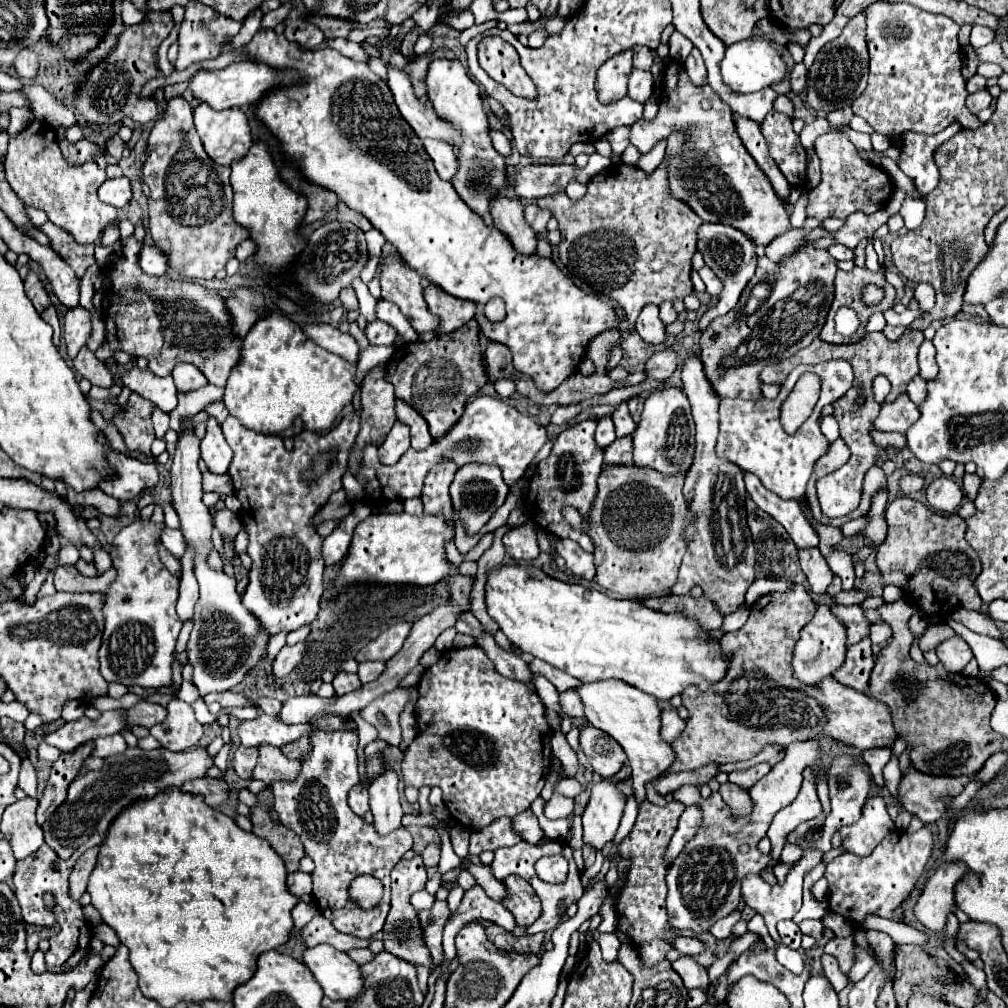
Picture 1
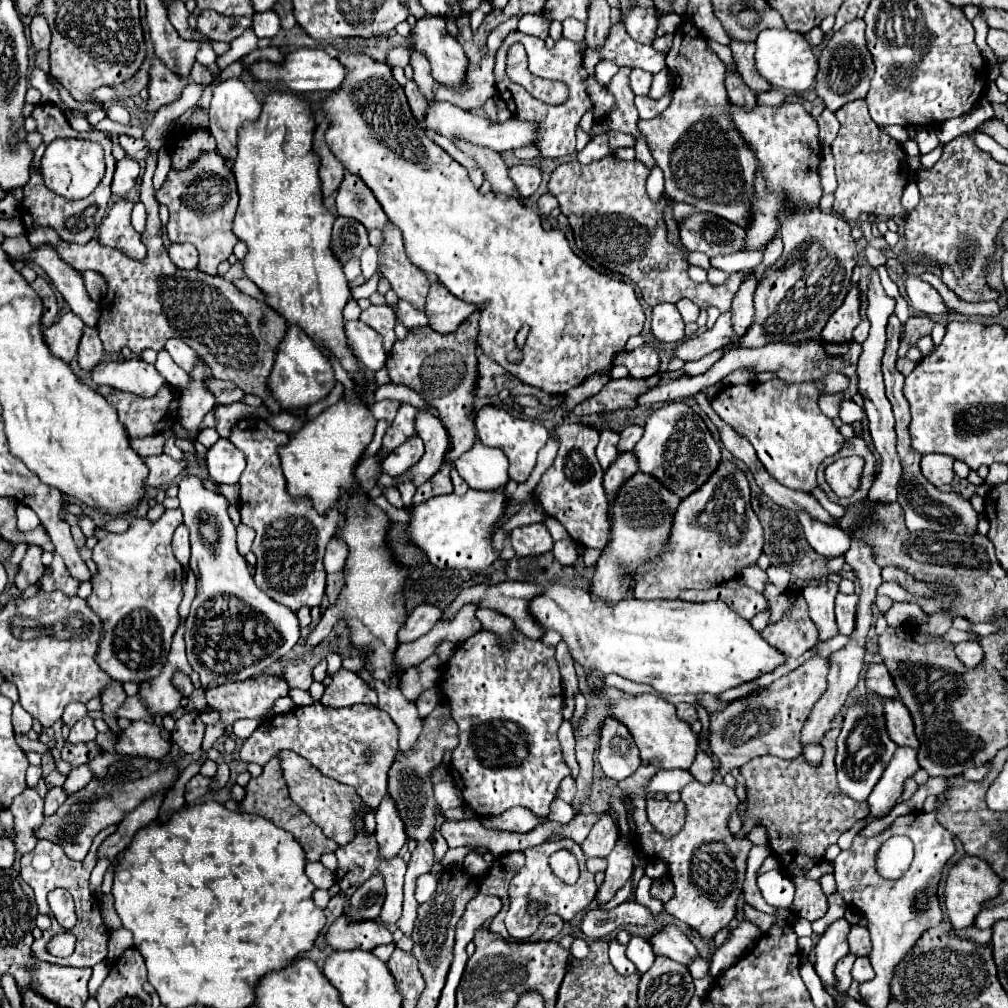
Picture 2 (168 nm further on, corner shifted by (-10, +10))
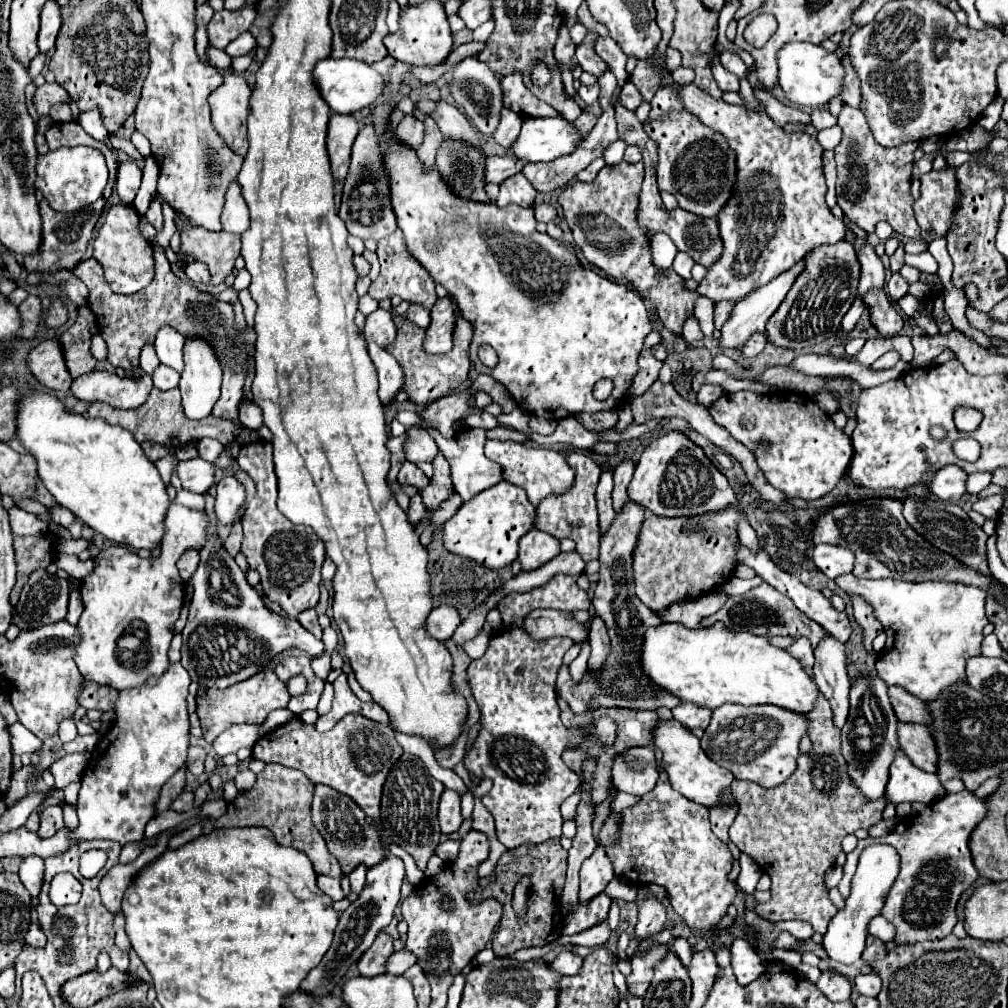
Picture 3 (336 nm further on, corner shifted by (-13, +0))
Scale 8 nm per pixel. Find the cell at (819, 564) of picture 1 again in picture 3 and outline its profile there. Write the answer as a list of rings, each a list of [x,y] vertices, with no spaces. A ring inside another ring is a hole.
[[[831,636],[823,638],[823,642],[815,650],[813,674],[821,694],[831,704],[835,726],[841,728],[849,714],[849,688],[851,688],[847,674],[845,646]]]

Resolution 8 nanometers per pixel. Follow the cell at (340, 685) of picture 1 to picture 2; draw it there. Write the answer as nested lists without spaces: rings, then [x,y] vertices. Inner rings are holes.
[[[340,668],[334,678],[332,684],[326,686],[326,692],[320,700],[324,706],[350,706],[350,704],[376,704],[378,696],[376,692],[366,684],[366,680],[362,680],[356,672],[350,672],[346,668]]]

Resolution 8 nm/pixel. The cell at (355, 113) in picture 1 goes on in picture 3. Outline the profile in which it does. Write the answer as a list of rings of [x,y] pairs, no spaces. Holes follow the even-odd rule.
[[[383,104],[371,114],[375,116],[375,132],[383,140],[387,152],[385,168],[391,178],[391,202],[397,224],[407,238],[413,258],[427,268],[435,282],[445,286],[455,298],[461,316],[471,322],[473,340],[469,356],[475,370],[479,374],[489,374],[503,384],[521,410],[545,420],[561,420],[581,412],[619,410],[639,370],[637,358],[643,342],[653,330],[641,296],[593,270],[585,270],[579,264],[573,246],[559,244],[547,234],[539,234],[535,230],[537,222],[533,218],[533,208],[499,208],[495,204],[469,202],[453,196],[437,170],[429,170],[427,174],[421,170],[415,150],[399,144],[395,138],[387,138],[387,118],[391,110],[393,106]],[[545,284],[563,284],[563,290],[545,292]],[[481,344],[491,344],[495,348],[499,356],[495,368],[483,366],[477,358],[477,348]],[[601,378],[611,378],[615,384],[611,396],[603,402],[593,398],[595,382]]]

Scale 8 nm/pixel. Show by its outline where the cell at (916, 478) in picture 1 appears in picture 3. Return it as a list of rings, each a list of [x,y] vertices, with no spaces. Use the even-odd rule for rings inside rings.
[[[949,464],[935,474],[931,492],[941,500],[957,502],[965,494],[965,482],[967,482],[967,472],[955,464]]]

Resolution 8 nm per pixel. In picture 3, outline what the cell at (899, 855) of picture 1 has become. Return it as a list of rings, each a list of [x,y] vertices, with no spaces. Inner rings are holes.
[[[957,792],[945,794],[943,798],[931,802],[921,814],[911,814],[897,822],[897,828],[881,838],[865,838],[859,840],[857,848],[847,854],[847,862],[843,866],[845,874],[839,882],[839,892],[843,898],[849,896],[851,878],[857,868],[857,860],[863,848],[873,842],[891,844],[901,856],[901,874],[895,880],[883,916],[897,928],[897,944],[921,942],[921,940],[939,940],[953,932],[957,924],[957,902],[961,894],[979,878],[979,872],[973,866],[969,838],[975,830],[977,822],[987,816],[987,800],[989,796],[975,796],[973,792]]]

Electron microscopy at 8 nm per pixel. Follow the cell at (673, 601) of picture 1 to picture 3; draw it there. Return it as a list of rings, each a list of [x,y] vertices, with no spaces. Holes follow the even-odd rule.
[[[759,584],[755,588],[751,588],[747,594],[743,596],[735,596],[729,598],[721,610],[717,610],[713,616],[703,618],[703,626],[713,626],[715,622],[723,622],[729,630],[747,630],[751,634],[757,636],[765,636],[765,638],[773,638],[773,636],[791,636],[793,642],[801,636],[809,638],[811,648],[815,650],[815,646],[827,636],[827,630],[823,630],[817,622],[809,620],[803,612],[799,612],[793,602],[789,598],[785,598],[783,594],[779,594],[777,590],[773,590],[769,584]]]

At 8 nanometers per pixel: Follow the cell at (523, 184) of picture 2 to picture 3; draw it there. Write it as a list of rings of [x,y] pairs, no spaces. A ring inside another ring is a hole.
[[[515,174],[505,182],[501,182],[501,192],[495,200],[495,204],[501,208],[509,204],[529,208],[533,206],[533,202],[535,202],[535,188],[529,184],[529,180],[523,174]]]

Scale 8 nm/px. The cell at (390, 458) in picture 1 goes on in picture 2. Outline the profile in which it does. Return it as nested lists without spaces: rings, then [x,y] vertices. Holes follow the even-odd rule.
[[[412,436],[412,440],[406,440],[404,444],[400,444],[400,448],[392,450],[382,460],[382,472],[390,474],[390,476],[398,476],[400,472],[404,472],[412,464],[416,464],[422,454],[424,454],[424,444],[422,444],[420,436]]]

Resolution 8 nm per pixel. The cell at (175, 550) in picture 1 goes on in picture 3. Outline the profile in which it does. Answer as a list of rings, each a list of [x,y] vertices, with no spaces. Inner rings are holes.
[[[195,550],[185,552],[185,554],[181,556],[181,560],[177,562],[179,574],[181,574],[181,578],[183,578],[185,582],[191,578],[191,574],[197,570],[197,566],[199,566],[199,552],[195,552]]]

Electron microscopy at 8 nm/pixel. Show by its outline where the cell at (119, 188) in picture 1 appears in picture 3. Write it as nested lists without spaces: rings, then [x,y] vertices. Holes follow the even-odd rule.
[[[133,160],[121,162],[117,168],[115,188],[123,204],[131,204],[135,200],[139,184],[141,184],[141,168]]]

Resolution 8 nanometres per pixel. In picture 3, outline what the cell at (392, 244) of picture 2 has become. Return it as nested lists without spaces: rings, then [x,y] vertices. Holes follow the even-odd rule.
[[[399,228],[395,230],[395,234],[379,240],[377,256],[379,256],[379,262],[381,262],[381,272],[379,272],[379,278],[371,282],[369,296],[375,298],[375,300],[383,300],[383,298],[391,298],[391,296],[401,296],[403,300],[407,300],[411,304],[421,304],[423,308],[431,310],[431,306],[437,300],[435,282],[433,282],[431,274],[427,274],[423,270],[423,266],[419,266],[419,262],[415,258],[411,258],[411,254],[407,254],[407,244],[405,244],[403,232]]]

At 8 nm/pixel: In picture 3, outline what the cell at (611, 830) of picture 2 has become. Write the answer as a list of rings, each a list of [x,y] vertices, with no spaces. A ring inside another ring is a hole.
[[[597,848],[591,858],[581,866],[581,884],[579,884],[579,902],[587,904],[595,894],[601,894],[605,886],[613,880],[611,860],[605,856],[603,848]]]

